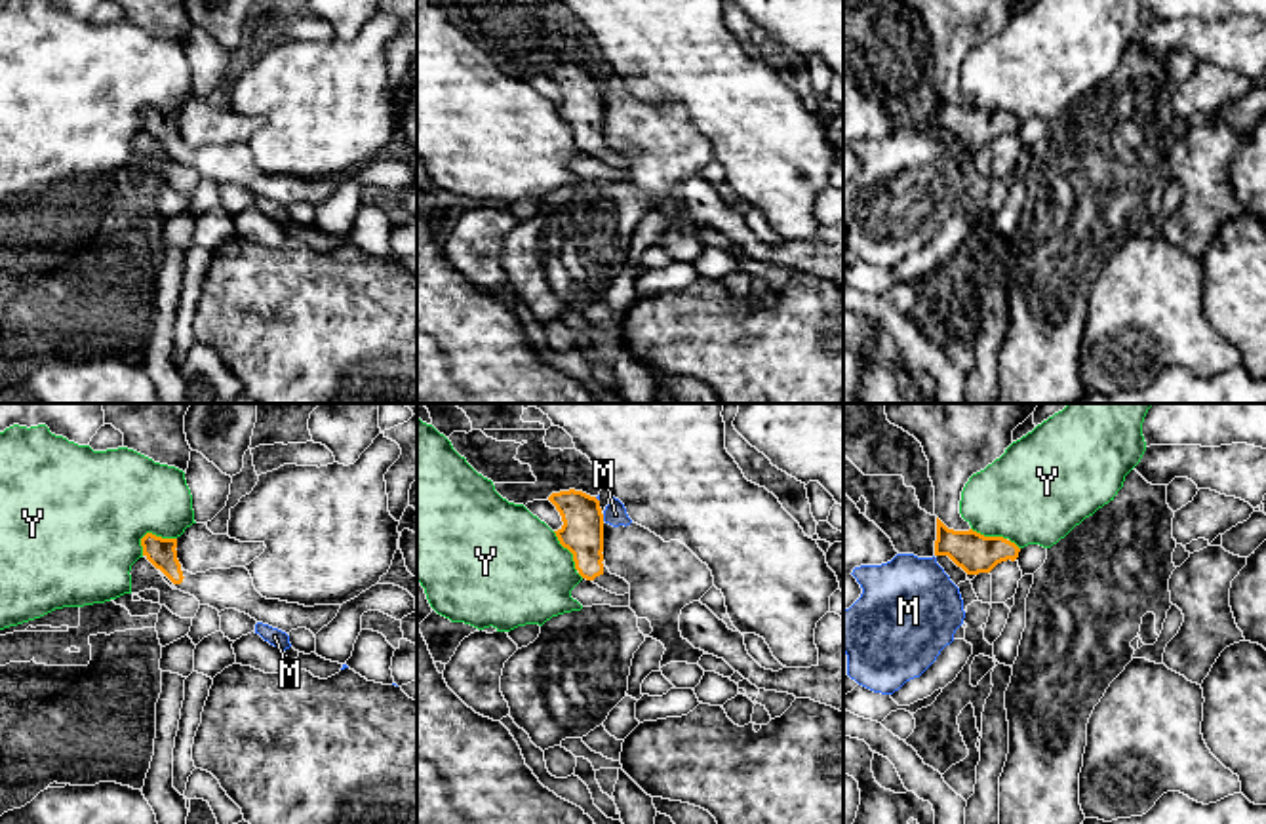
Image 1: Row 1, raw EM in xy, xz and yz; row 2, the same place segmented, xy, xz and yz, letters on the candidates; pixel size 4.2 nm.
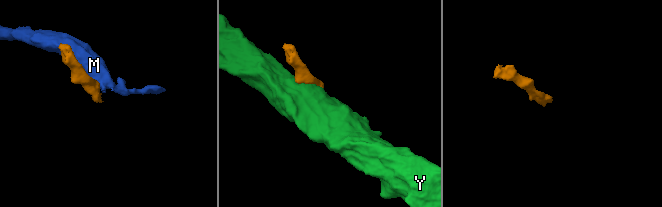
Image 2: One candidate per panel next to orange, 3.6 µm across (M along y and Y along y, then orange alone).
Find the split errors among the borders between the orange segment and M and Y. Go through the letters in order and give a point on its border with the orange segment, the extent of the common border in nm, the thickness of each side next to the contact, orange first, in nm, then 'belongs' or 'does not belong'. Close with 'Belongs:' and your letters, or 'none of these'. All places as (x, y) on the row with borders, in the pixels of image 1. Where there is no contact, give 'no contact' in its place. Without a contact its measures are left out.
M: meets orange in xz at (602, 518); contact 30 nm long; 180 nm thick on the orange side, 100 nm on the other; does not belong
Y: meets orange in xy at (151, 533); contact 170 nm long; 120 nm thick on the orange side, 460 nm on the other; does not belong
Belongs: none of these

